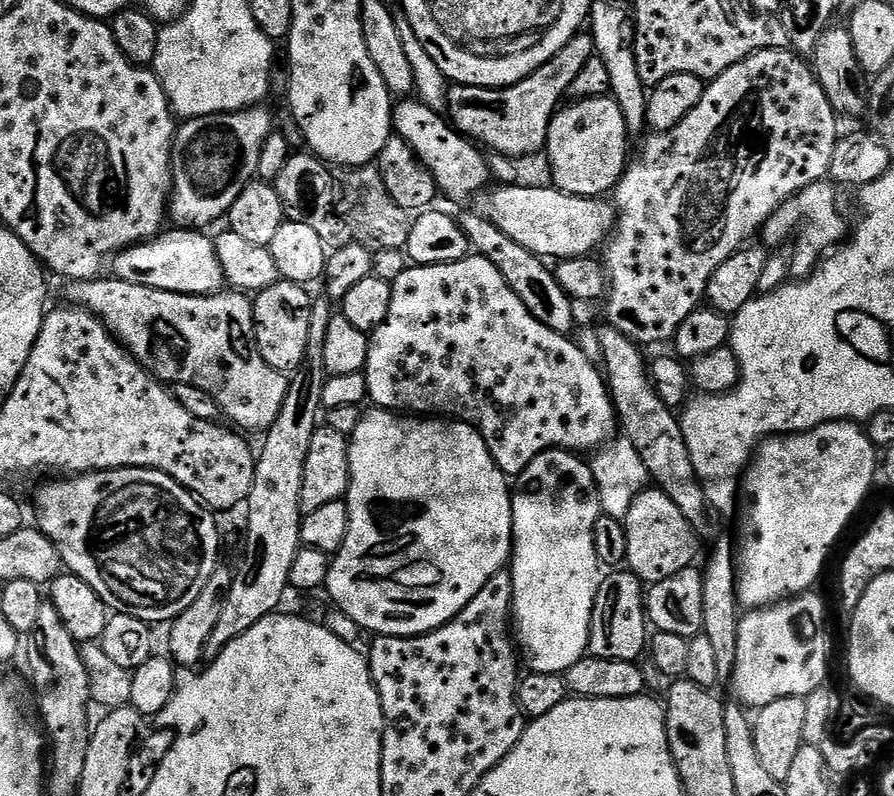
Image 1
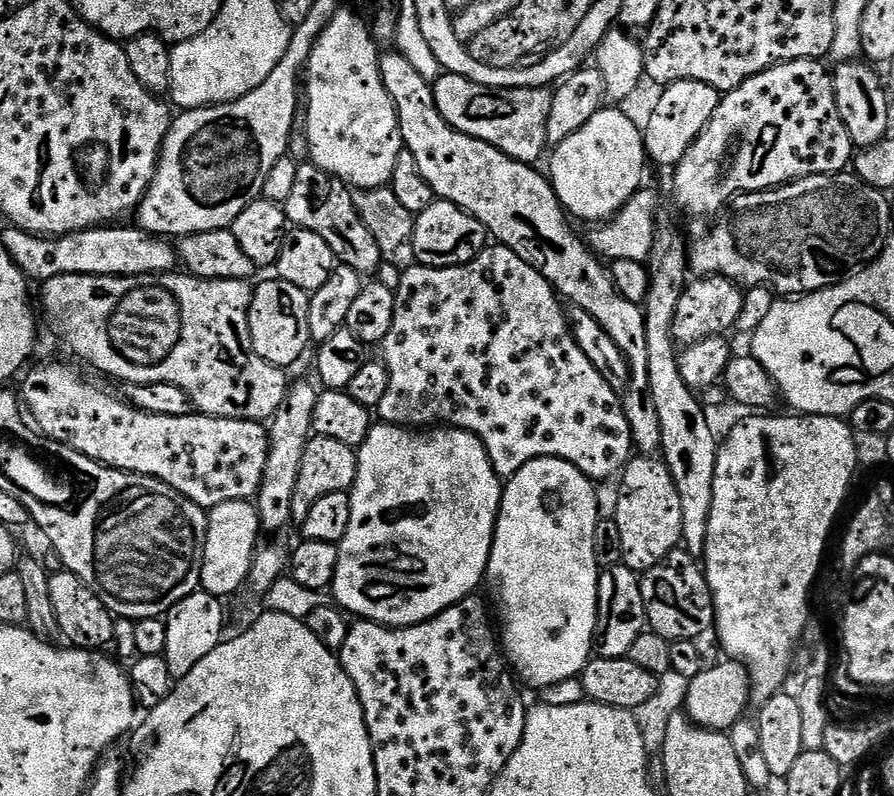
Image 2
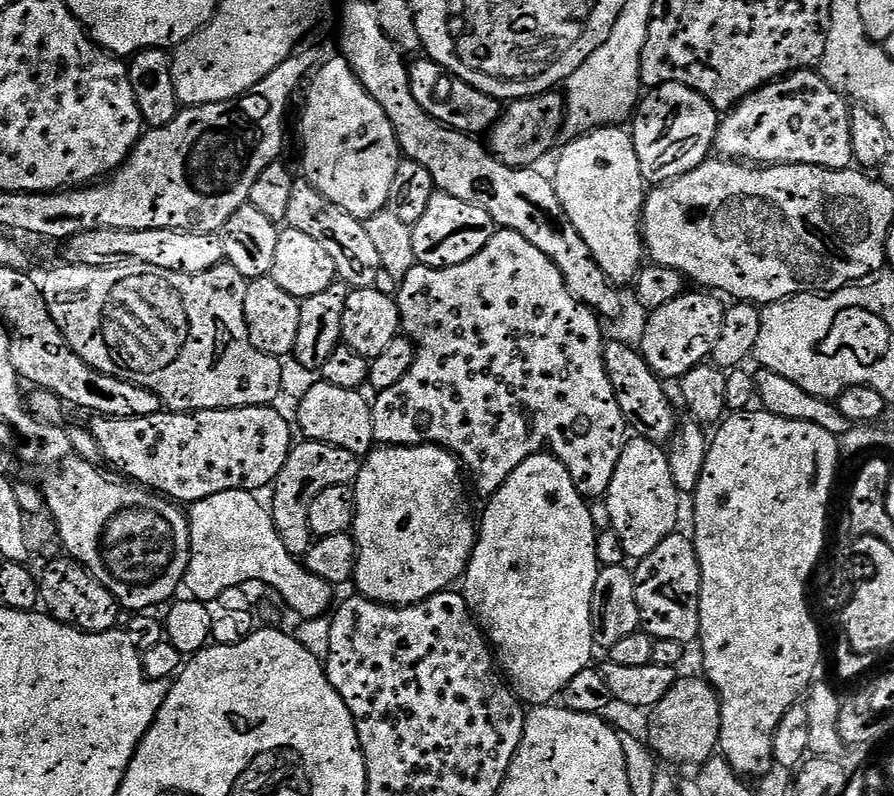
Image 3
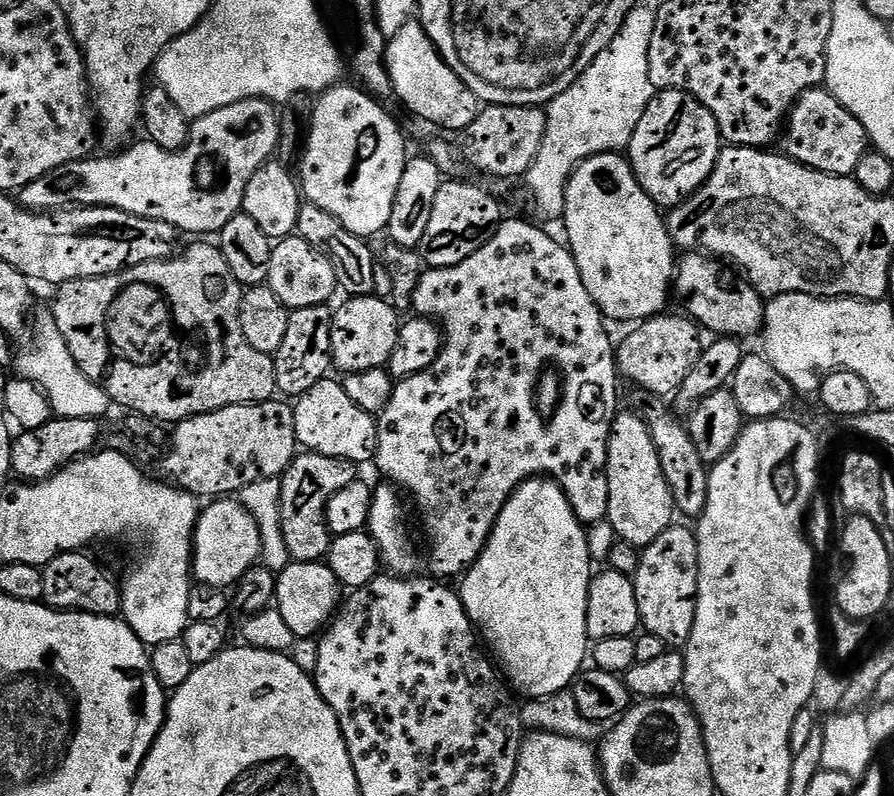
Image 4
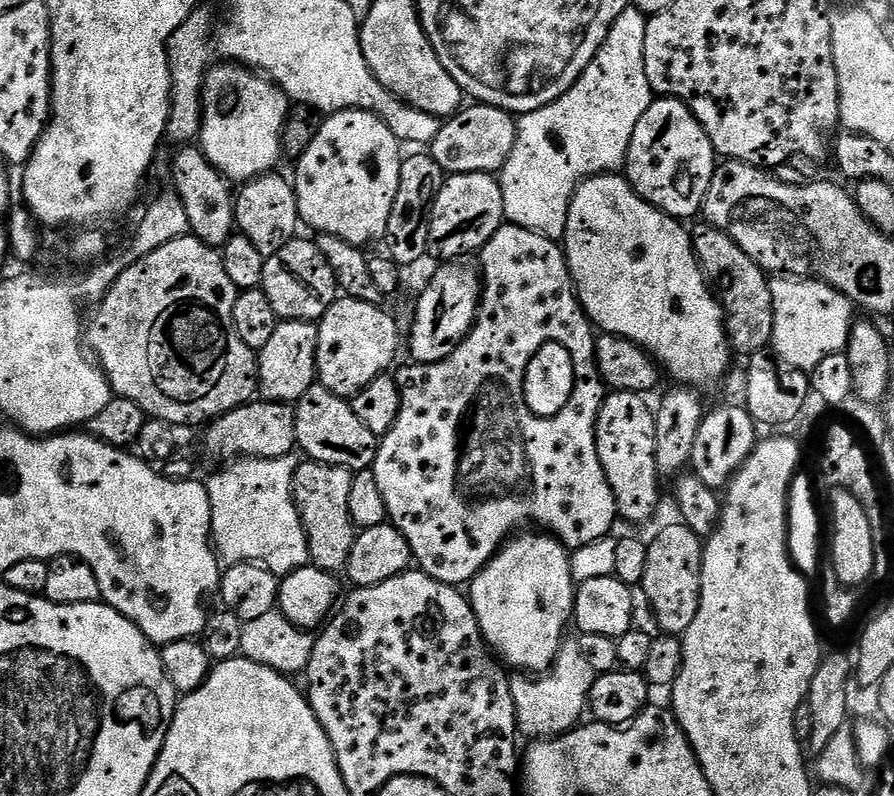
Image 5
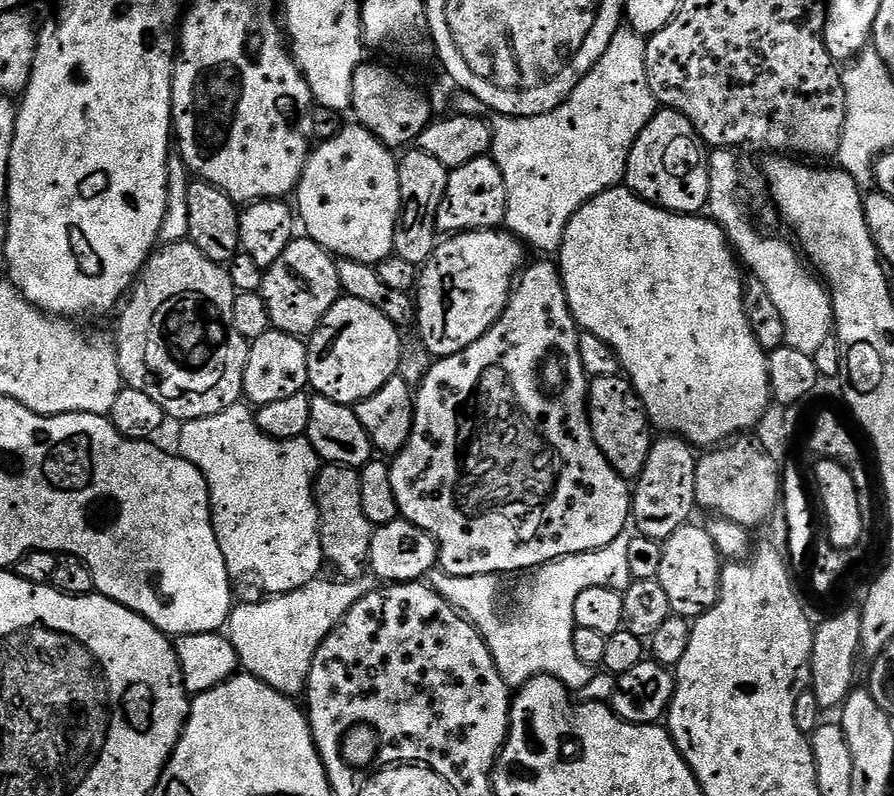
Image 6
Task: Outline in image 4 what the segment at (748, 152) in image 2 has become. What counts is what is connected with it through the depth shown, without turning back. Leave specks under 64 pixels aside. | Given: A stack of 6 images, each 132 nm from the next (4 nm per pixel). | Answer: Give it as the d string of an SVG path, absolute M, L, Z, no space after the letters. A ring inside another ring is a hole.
M824 86L812 88L796 99L796 104L786 117L786 127L782 132L783 144L783 151L789 160L831 176L852 176L858 162L862 162L862 158L870 151L870 141L862 122L858 122L858 118L854 118L854 114L850 114L850 110L846 110L846 106L842 106L842 102L838 102L838 98L834 98Z

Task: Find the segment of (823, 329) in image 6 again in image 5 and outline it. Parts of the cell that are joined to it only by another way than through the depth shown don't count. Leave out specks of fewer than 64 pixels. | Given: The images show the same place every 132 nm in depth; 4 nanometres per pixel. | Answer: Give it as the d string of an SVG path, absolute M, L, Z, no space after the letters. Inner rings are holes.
M780 274L771 281L774 302L774 334L771 347L790 366L811 373L812 369L835 352L844 352L854 323L854 305L837 288L815 278Z

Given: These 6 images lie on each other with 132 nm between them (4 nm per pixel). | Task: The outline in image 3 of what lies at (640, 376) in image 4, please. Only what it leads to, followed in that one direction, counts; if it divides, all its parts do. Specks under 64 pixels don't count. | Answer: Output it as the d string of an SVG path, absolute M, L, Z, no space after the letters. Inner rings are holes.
M708 290L692 291L685 291L683 295L674 298L674 302L666 302L666 306L651 309L649 316L652 317L649 318L648 325L644 328L644 337L638 341L640 353L646 358L650 370L654 370L654 374L665 382L671 382L671 380L679 382L683 376L690 374L690 370L705 363L711 357L714 346L718 346L718 338L722 338L725 301Z

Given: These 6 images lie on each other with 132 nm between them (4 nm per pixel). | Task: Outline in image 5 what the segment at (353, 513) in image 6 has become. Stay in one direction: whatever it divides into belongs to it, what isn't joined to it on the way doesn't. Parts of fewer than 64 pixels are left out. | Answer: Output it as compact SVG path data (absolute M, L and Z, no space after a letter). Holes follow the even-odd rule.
M300 462L296 465L294 486L292 493L304 522L304 529L308 535L308 554L311 563L322 571L340 574L348 567L348 560L352 551L356 549L358 529L350 516L350 486L354 473L348 468L333 464L317 464L315 462Z

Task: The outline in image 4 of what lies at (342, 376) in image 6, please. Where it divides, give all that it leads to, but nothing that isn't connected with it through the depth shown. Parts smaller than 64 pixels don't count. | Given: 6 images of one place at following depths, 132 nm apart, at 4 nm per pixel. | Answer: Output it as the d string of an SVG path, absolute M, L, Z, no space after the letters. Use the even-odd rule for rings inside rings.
M375 294L345 301L332 317L332 368L347 374L385 367L400 342L401 317L387 299Z

